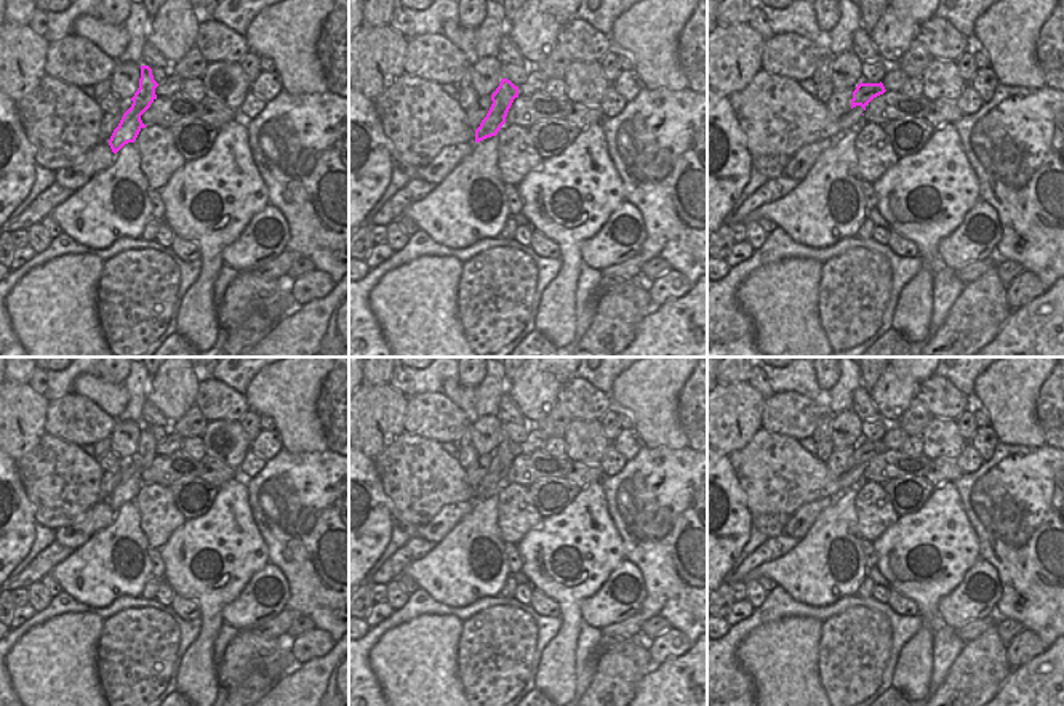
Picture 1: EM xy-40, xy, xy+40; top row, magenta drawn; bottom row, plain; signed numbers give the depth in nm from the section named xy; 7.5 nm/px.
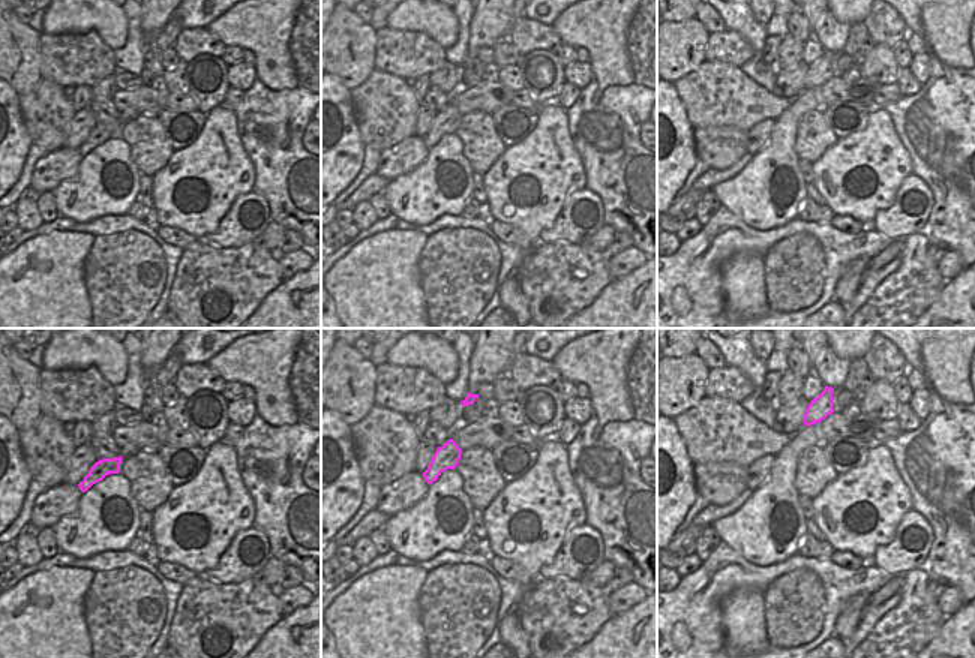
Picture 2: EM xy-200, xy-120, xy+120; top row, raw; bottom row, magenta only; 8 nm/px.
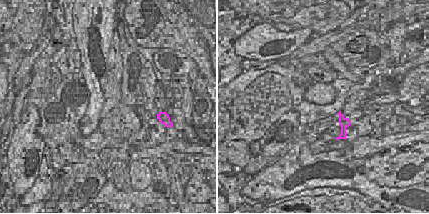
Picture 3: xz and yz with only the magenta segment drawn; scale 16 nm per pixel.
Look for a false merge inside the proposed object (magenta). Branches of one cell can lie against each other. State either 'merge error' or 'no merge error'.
no merge error

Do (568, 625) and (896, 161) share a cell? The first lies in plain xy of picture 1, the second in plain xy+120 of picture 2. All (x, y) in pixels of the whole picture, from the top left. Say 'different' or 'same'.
same

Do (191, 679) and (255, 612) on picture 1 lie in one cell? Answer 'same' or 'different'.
different

